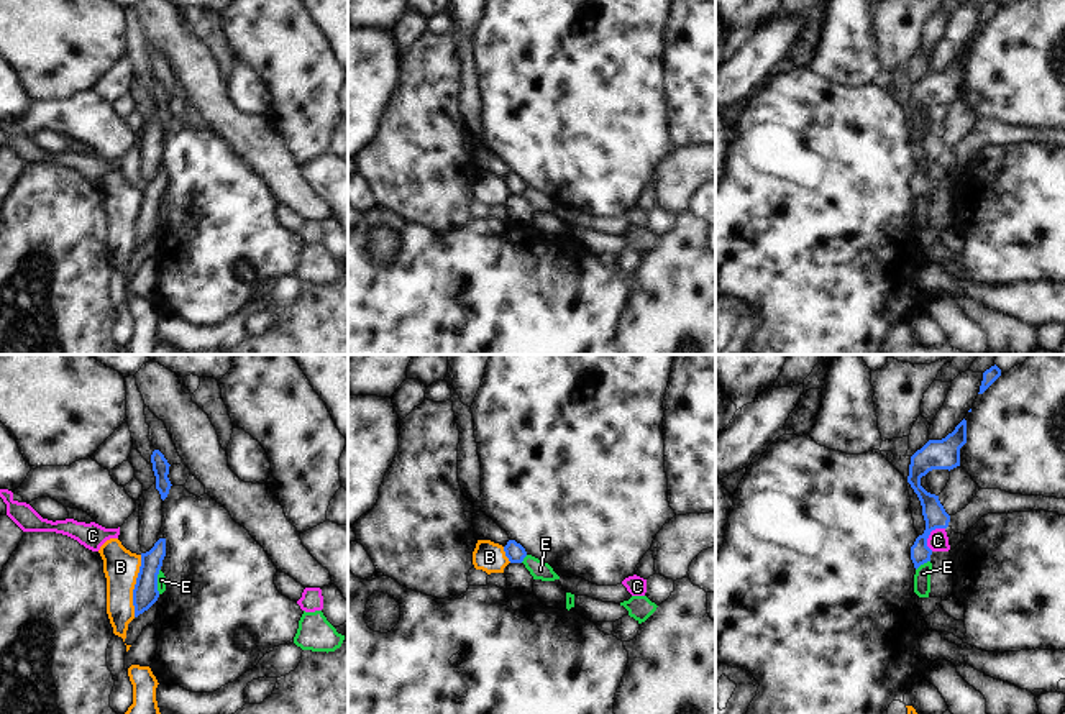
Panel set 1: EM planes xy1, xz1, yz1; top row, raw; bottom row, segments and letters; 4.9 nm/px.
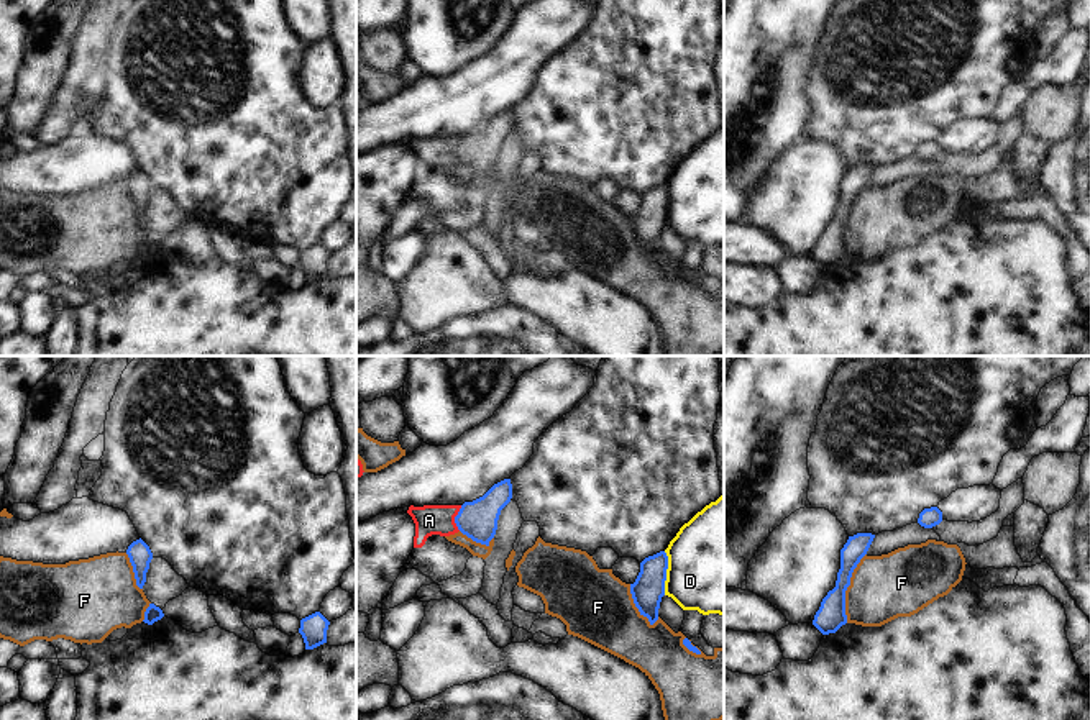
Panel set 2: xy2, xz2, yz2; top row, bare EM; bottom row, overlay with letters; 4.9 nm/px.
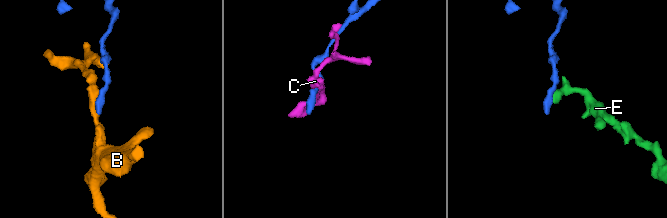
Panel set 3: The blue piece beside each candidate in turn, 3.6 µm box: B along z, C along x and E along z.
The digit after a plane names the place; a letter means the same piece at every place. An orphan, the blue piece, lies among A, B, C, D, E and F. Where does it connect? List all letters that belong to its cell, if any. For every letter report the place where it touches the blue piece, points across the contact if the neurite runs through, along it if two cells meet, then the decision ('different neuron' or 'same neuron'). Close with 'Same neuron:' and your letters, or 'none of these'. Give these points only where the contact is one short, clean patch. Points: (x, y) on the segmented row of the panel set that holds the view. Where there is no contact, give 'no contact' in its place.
A: meets blue in xz2 at (455, 519); runs through xz2 (478, 520), (455, 519), (429, 520); same neuron
B: meets blue in xy1 at (135, 586); border along xy1 (141, 555), (133, 590), (133, 616); different neuron
C: meets blue in yz1 at (929, 534); border along yz1 (944, 527), (936, 527), (931, 532), (927, 539), (931, 550); different neuron
D: meets blue in xz2 at (665, 573); different neuron
E: meets blue in xy1 at (156, 581); border along xy1 (159, 568), (158, 593); different neuron
F: meets blue in yz2 at (847, 586); different neuron
Same neuron: A

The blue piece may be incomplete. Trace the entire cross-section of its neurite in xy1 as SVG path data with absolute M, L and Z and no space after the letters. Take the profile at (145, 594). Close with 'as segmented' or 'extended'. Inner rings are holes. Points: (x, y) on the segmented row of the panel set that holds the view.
M159 538L154 547L141 553L141 566L133 589L135 617L148 611L159 597L158 574L166 556L166 538Z; as segmented

